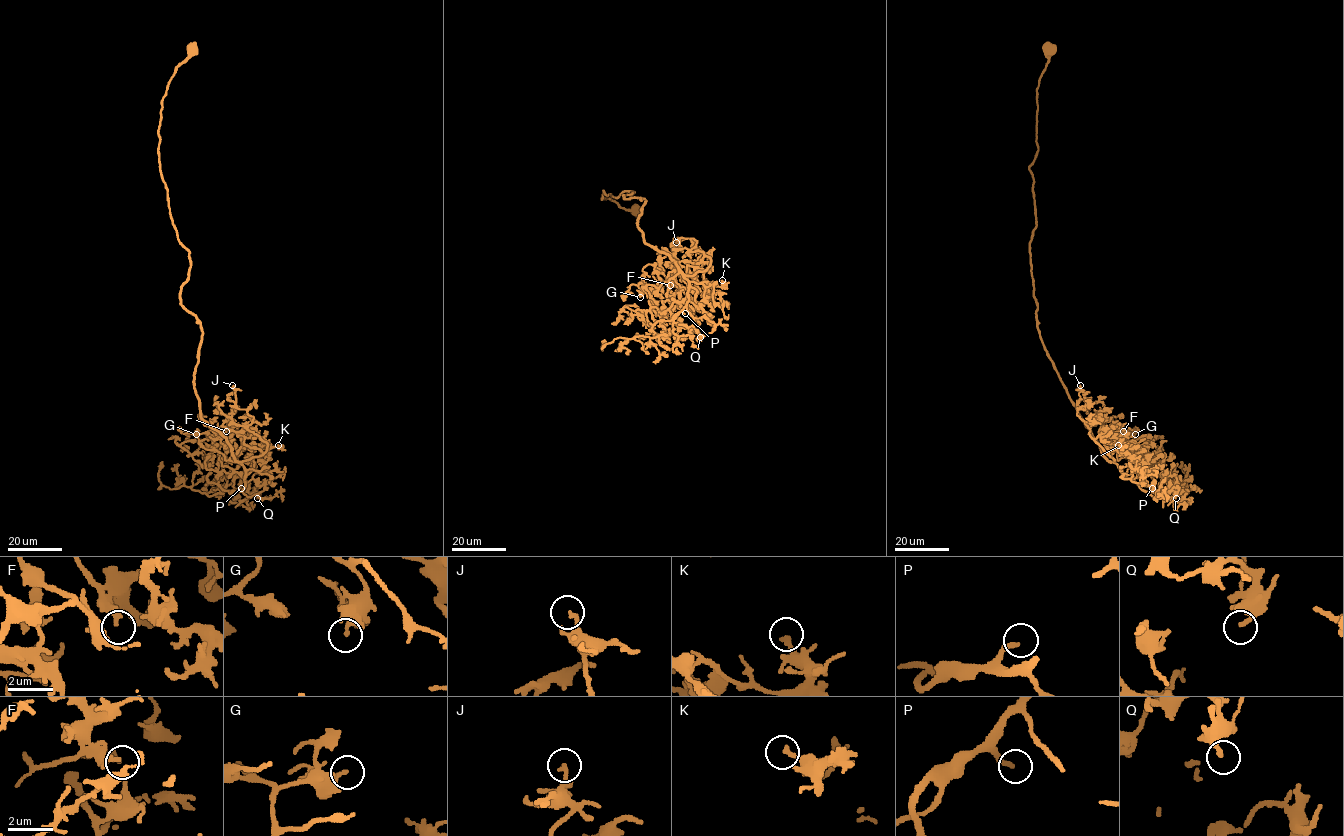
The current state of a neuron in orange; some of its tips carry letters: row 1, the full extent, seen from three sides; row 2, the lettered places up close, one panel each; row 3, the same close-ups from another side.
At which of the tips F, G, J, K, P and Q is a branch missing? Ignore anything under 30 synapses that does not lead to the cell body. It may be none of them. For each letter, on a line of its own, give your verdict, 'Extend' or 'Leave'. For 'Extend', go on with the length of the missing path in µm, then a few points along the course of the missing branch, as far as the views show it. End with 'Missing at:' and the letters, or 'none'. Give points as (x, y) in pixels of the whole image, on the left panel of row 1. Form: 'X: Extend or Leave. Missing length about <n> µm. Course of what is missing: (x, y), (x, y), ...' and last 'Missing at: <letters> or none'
F: Leave
G: Leave
J: Leave
K: Leave
P: Extend. Missing length about 10 µm. Course of what is missing: (241, 488), (247, 483), (257, 483), (261, 488)
Q: Leave
Missing at: P

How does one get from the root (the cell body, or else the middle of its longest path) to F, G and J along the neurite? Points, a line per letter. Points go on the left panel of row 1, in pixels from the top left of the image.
F: (192, 50), (158, 162), (202, 332), (199, 414), (234, 461), (226, 431)
G: (192, 50), (162, 99), (158, 162), (189, 254), (181, 304), (202, 332), (199, 414), (235, 461), (196, 434)
J: (192, 50), (158, 162), (202, 332), (199, 414), (242, 461), (267, 444), (232, 385)

